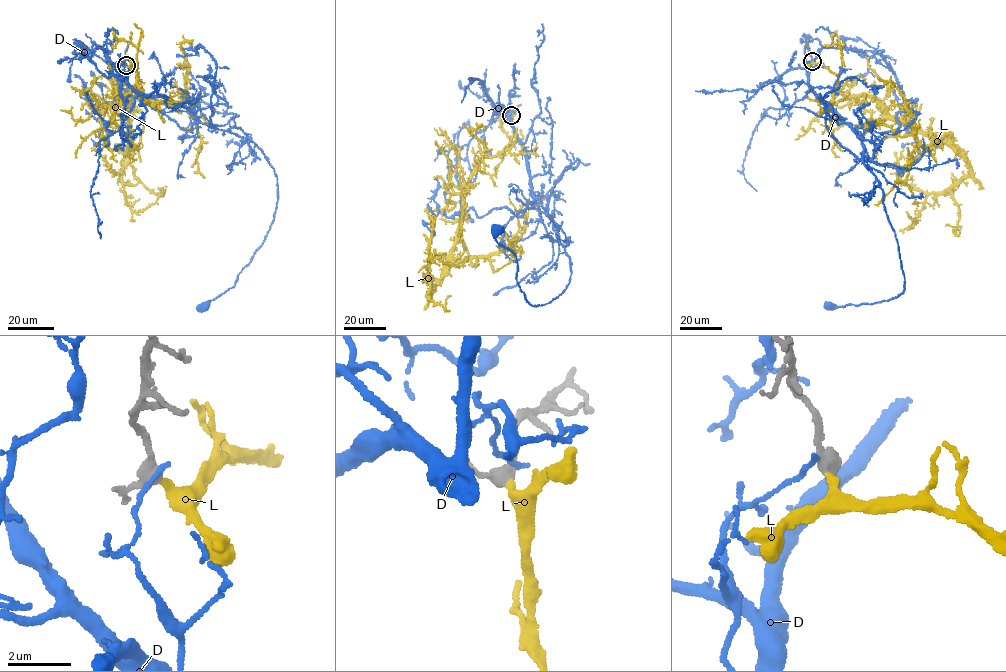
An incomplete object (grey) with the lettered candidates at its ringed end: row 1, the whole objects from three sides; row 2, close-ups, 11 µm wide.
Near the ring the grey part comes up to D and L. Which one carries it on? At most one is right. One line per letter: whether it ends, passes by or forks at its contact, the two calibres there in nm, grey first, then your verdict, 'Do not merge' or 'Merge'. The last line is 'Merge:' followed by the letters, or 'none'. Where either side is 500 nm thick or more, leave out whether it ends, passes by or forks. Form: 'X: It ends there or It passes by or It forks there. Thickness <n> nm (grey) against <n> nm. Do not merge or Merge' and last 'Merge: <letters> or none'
D: It ends there. Thickness 360 nm (grey) against 140 nm. Do not merge
L: It ends there. Thickness 360 nm (grey) against 320 nm. Merge
Merge: L

